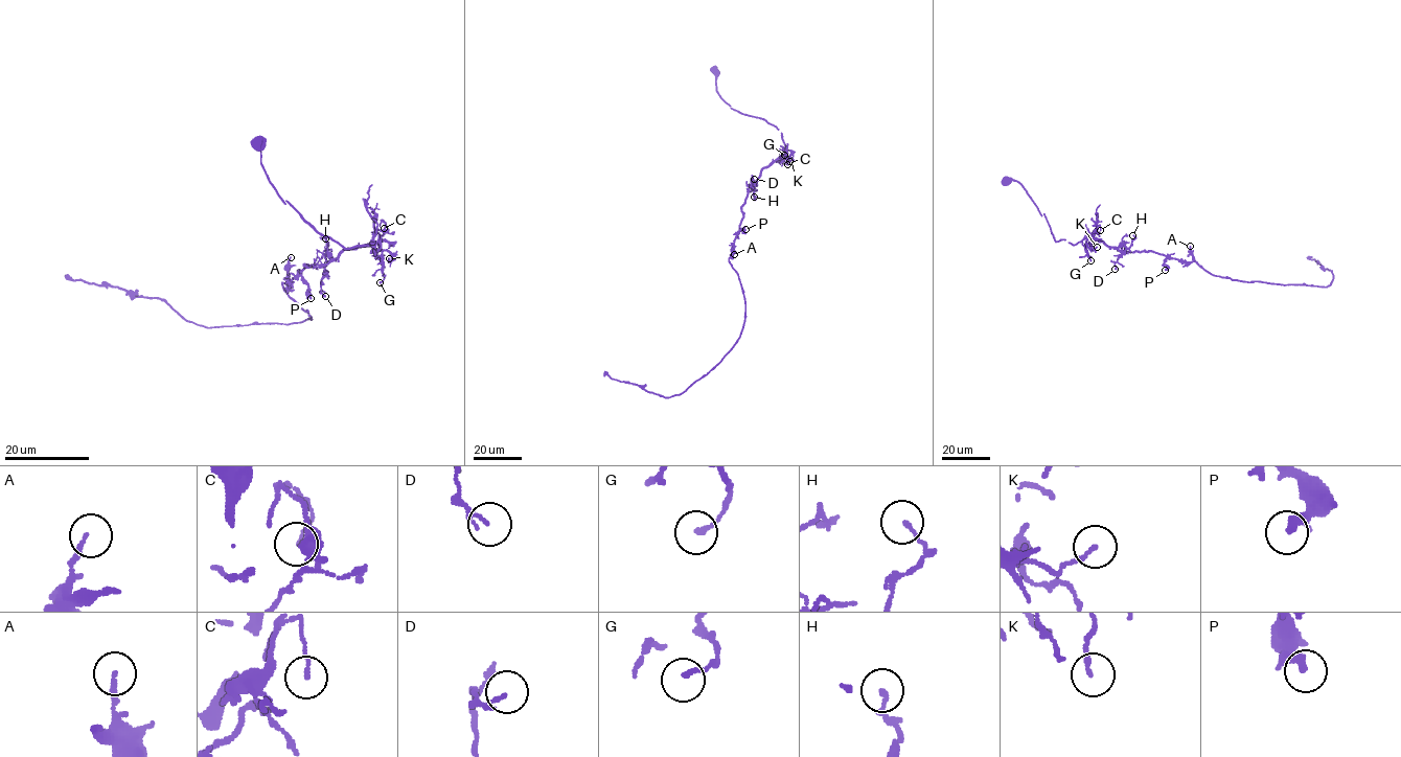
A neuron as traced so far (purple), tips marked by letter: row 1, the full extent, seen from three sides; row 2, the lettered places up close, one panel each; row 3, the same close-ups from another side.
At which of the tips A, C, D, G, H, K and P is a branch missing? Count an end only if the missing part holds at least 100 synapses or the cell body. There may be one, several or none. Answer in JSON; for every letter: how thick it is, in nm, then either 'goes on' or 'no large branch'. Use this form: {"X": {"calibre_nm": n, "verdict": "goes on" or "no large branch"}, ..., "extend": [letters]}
{"A": {"calibre_nm": 160, "verdict": "no large branch"}, "C": {"calibre_nm": 100, "verdict": "no large branch"}, "D": {"calibre_nm": 140, "verdict": "no large branch"}, "G": {"calibre_nm": 150, "verdict": "no large branch"}, "H": {"calibre_nm": 130, "verdict": "no large branch"}, "K": {"calibre_nm": 140, "verdict": "no large branch"}, "P": {"calibre_nm": 360, "verdict": "no large branch"}, "extend": []}

